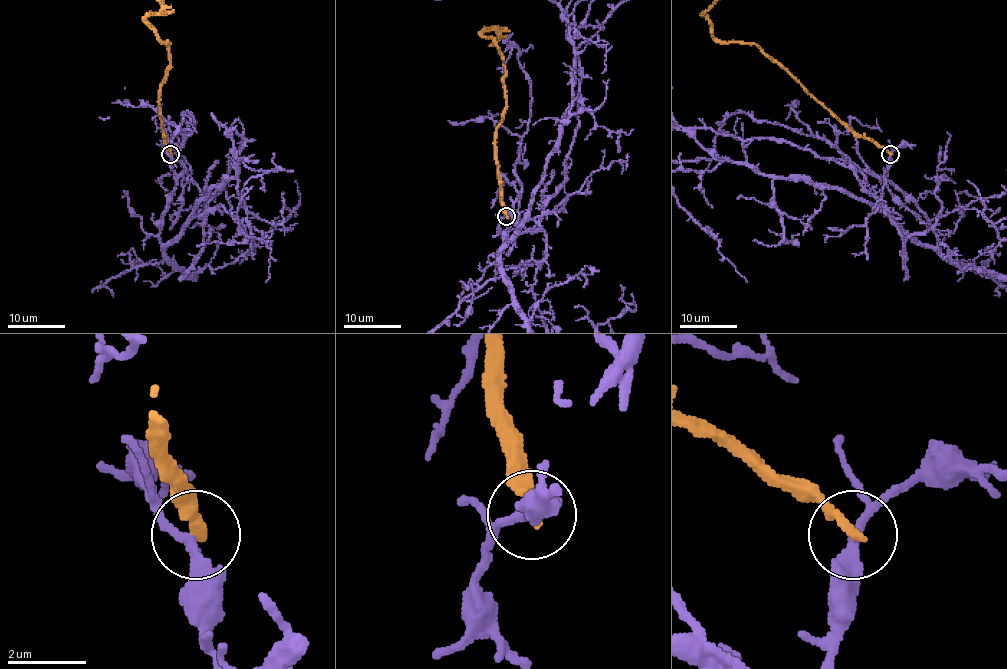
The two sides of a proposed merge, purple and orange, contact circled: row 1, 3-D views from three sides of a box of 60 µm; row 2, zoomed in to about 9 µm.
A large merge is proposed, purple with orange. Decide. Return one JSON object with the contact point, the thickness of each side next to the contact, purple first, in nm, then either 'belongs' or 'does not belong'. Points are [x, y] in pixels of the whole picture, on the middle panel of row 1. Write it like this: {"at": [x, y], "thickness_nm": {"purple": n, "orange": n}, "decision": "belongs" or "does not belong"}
{"at": [506, 216], "thickness_nm": {"purple": 280, "orange": 300}, "decision": "does not belong"}

